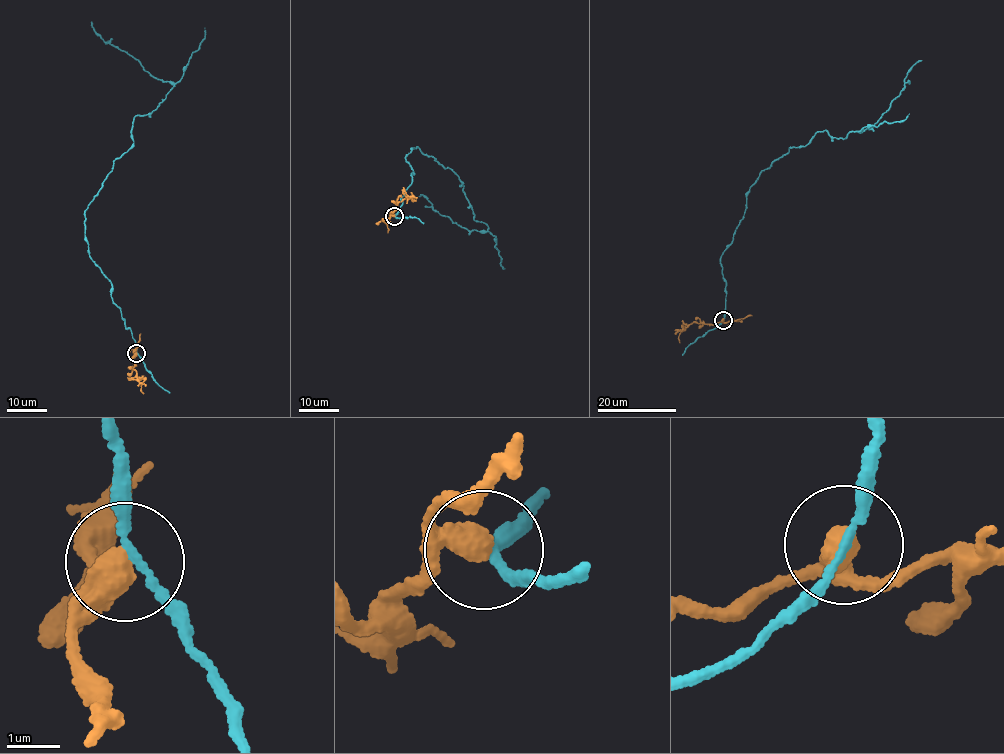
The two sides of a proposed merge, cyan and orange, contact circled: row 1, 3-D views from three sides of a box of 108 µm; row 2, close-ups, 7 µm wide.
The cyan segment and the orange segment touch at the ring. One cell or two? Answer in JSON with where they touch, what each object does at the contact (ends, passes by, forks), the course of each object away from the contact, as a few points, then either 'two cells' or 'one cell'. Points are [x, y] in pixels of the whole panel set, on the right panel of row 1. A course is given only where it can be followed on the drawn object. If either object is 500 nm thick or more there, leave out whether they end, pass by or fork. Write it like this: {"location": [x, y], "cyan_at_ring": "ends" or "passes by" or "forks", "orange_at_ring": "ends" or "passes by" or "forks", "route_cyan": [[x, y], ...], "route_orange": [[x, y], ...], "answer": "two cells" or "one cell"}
{"location": [723, 320], "route_cyan": [[724, 319], [720, 258], [761, 171], [819, 131], [846, 138], [871, 128], [922, 60]], "route_orange": [[723, 319], [714, 324], [692, 323], [681, 330], [679, 343]], "answer": "two cells"}

